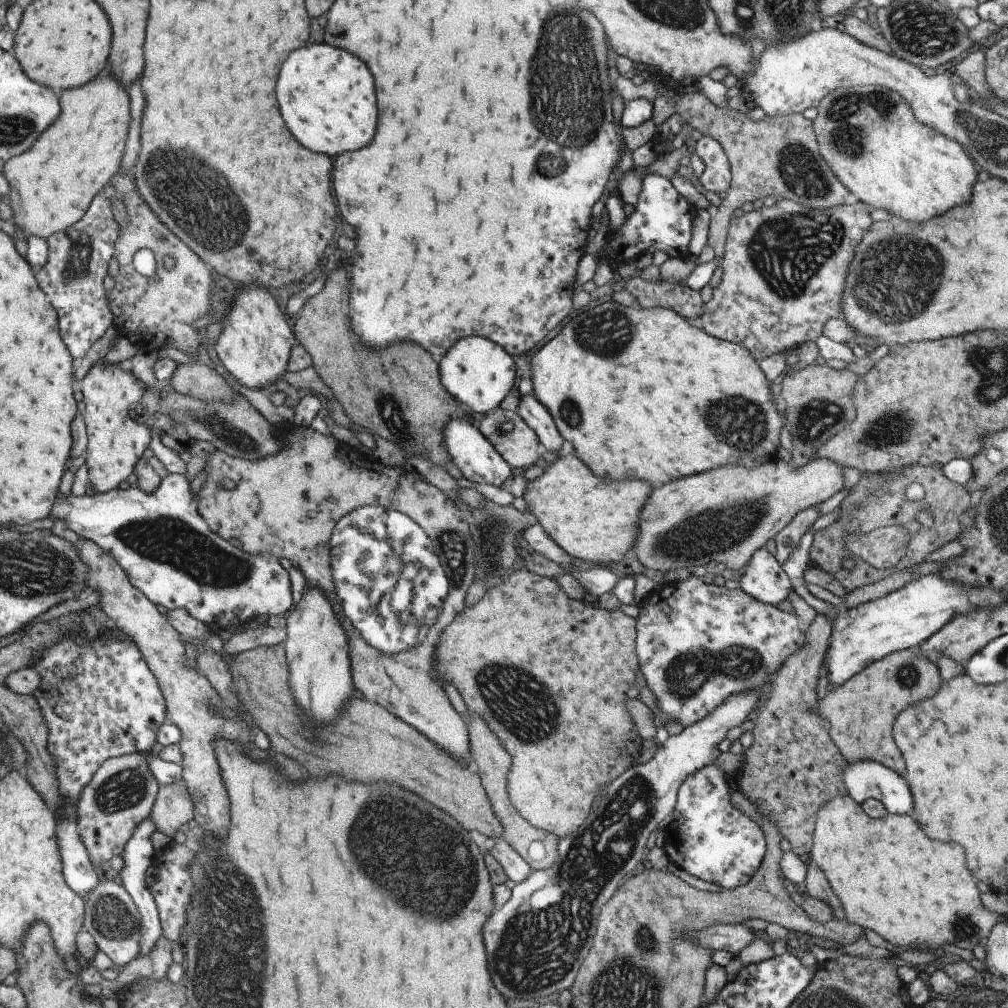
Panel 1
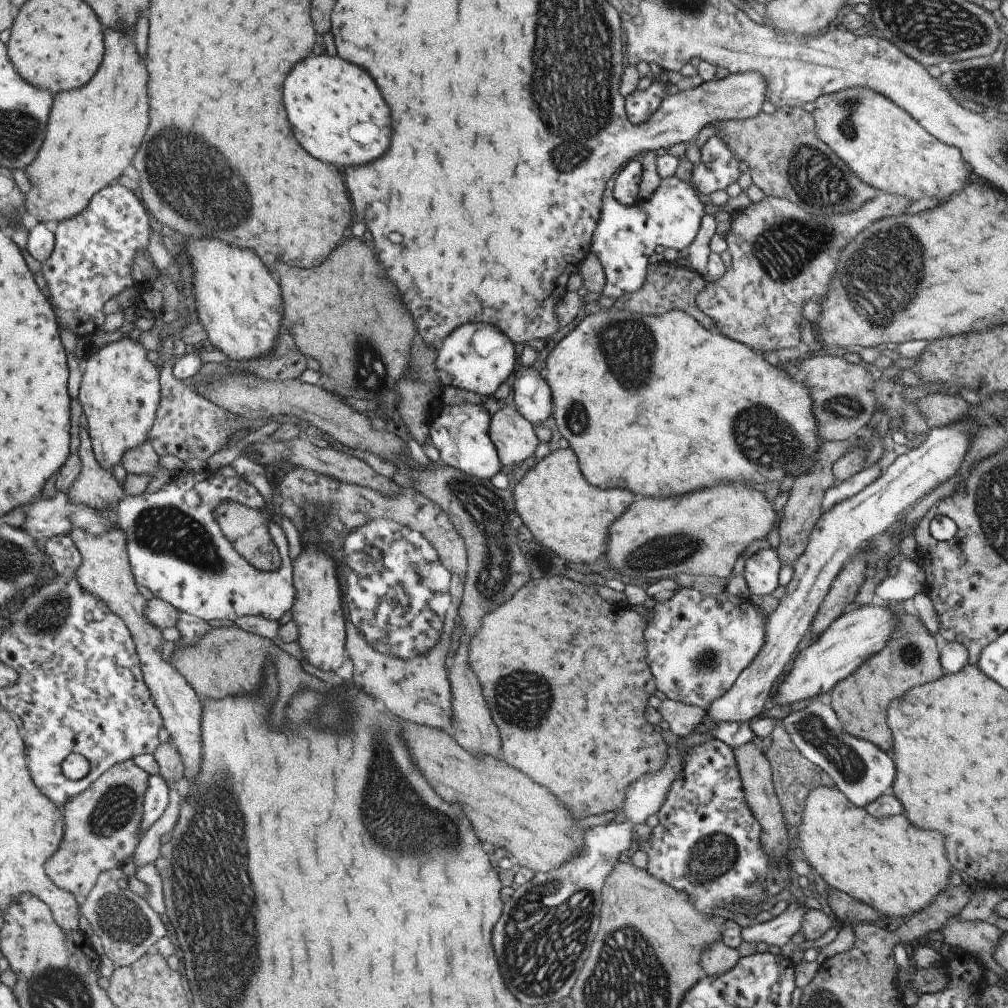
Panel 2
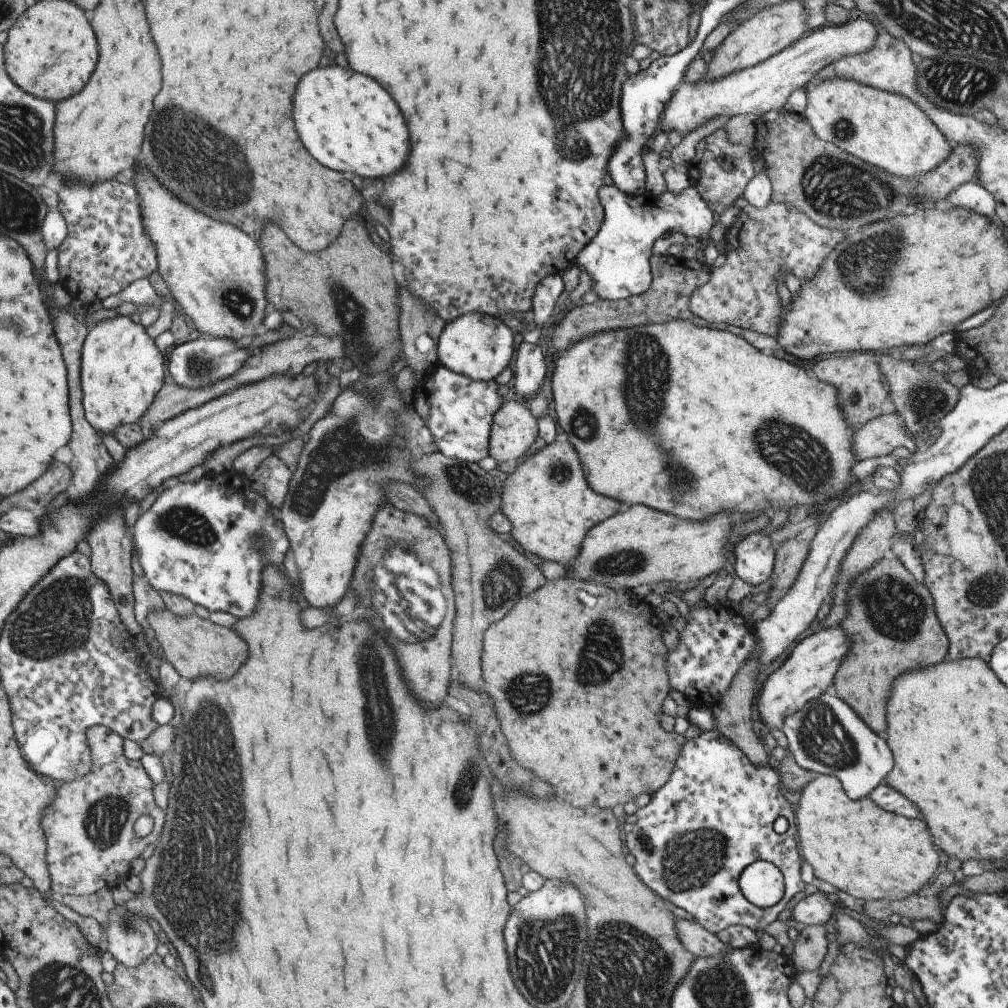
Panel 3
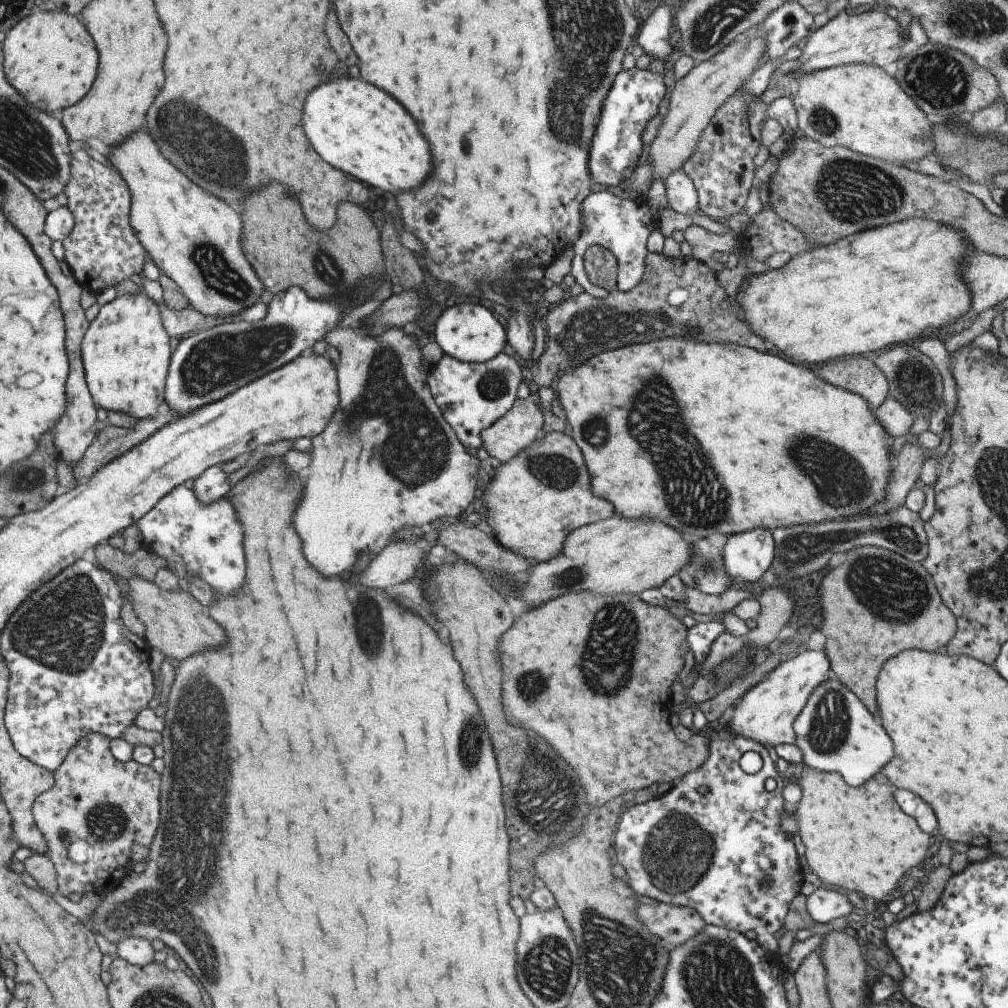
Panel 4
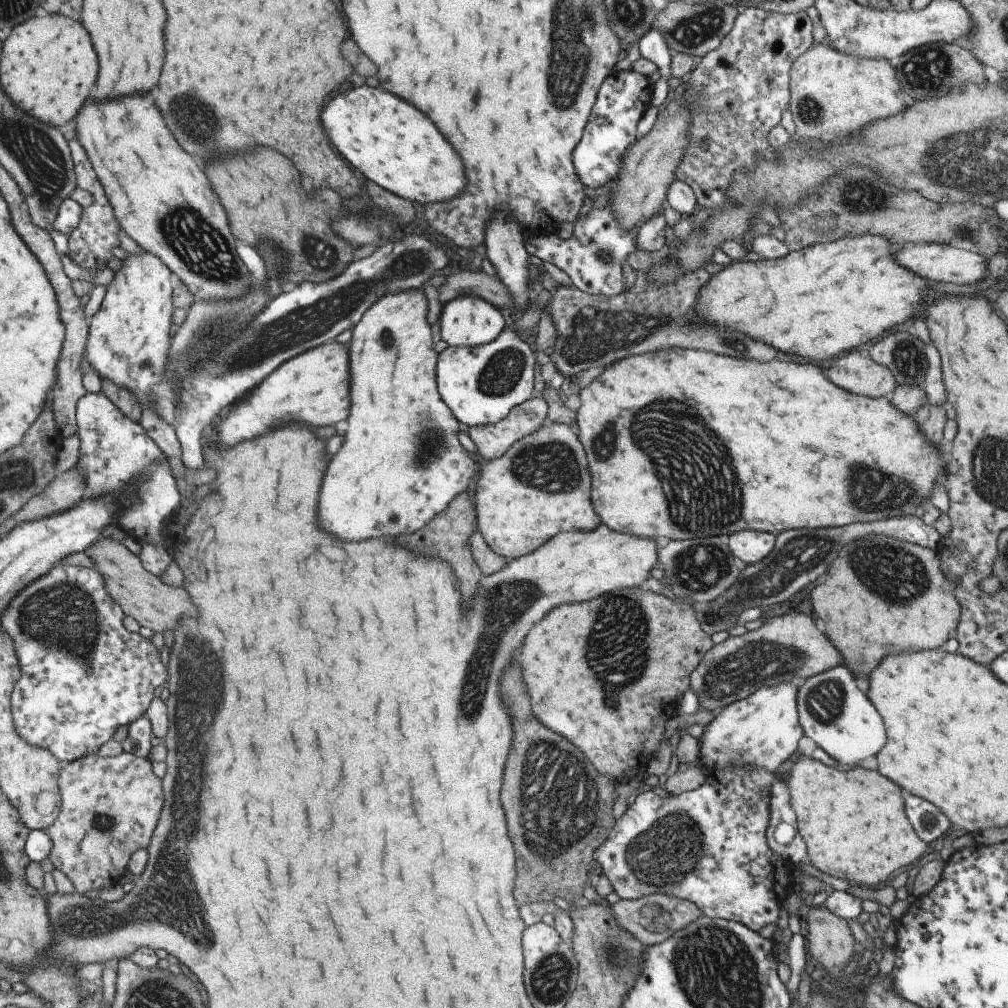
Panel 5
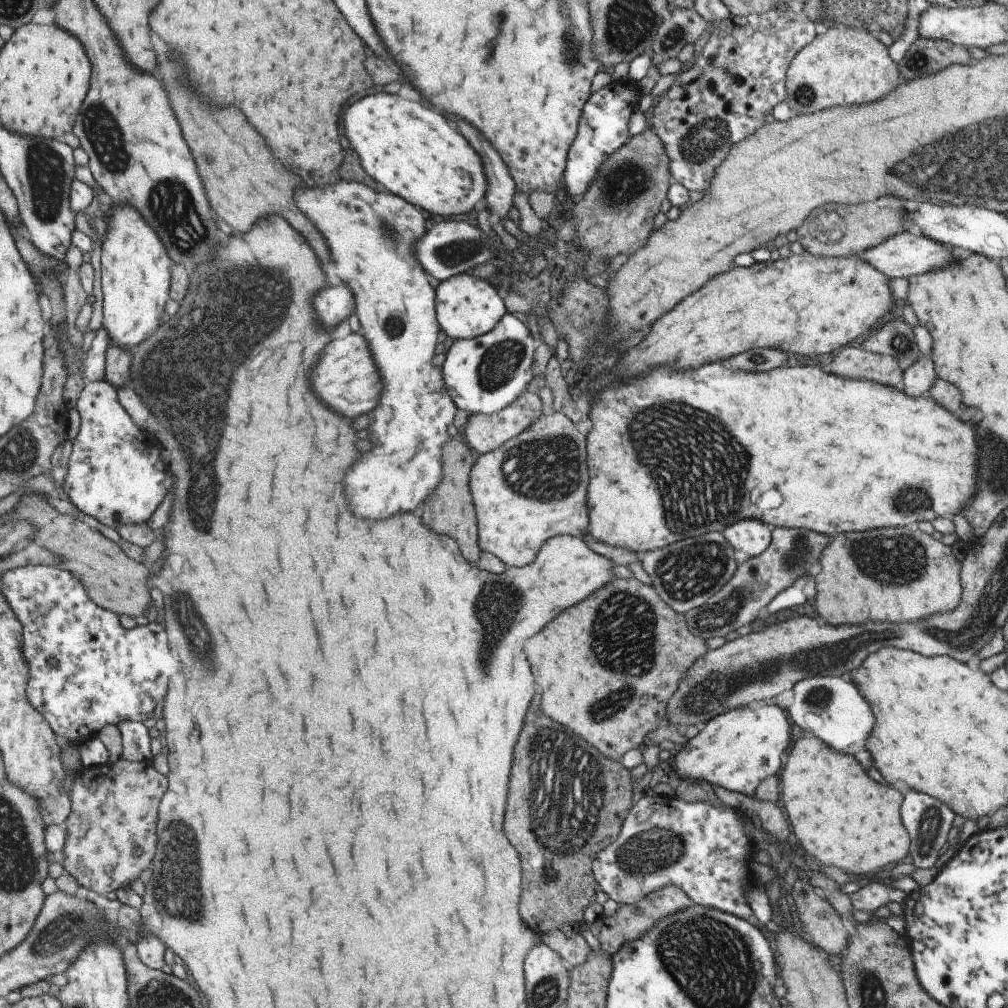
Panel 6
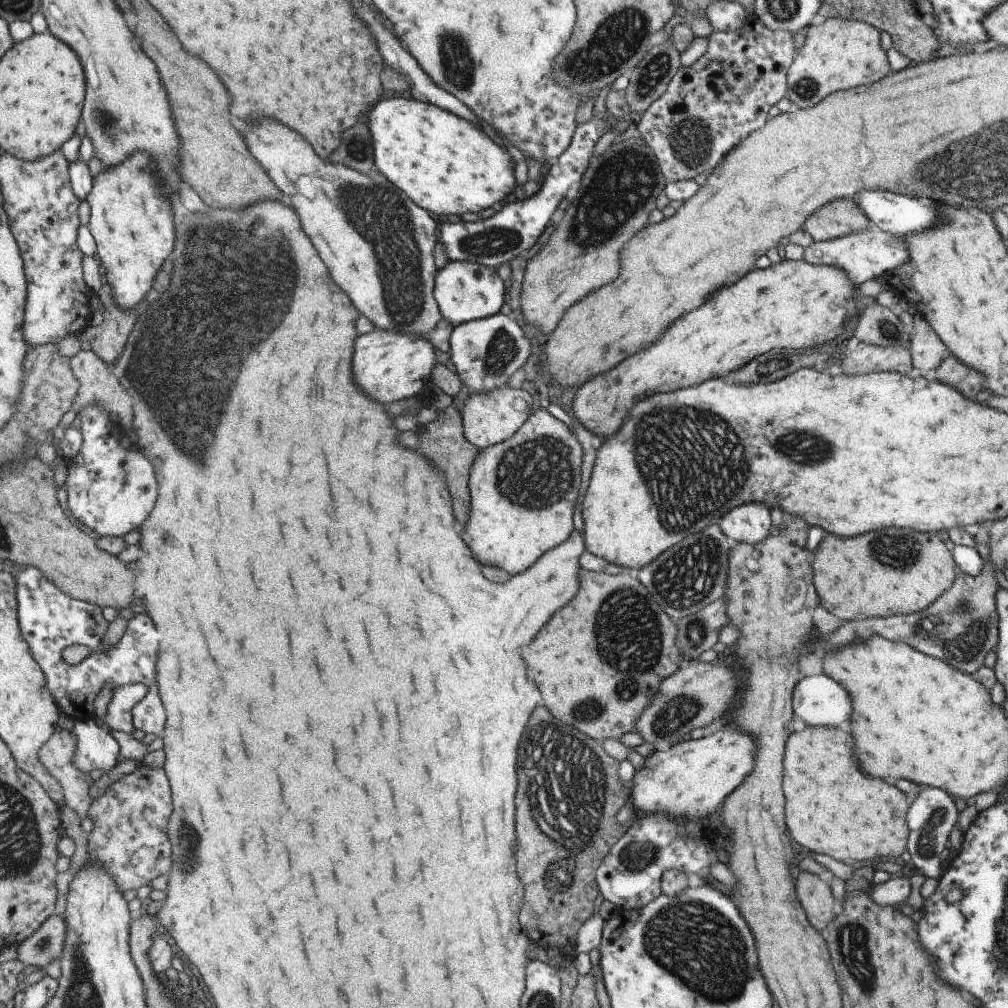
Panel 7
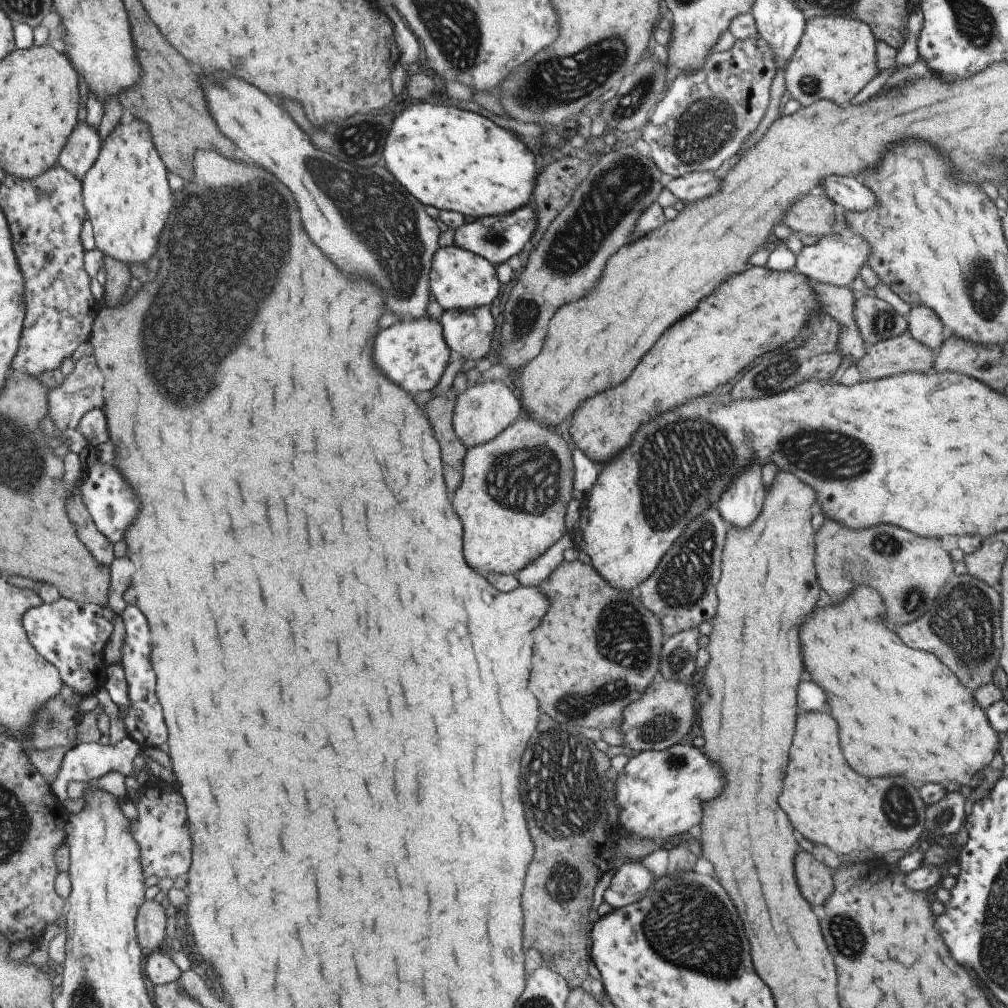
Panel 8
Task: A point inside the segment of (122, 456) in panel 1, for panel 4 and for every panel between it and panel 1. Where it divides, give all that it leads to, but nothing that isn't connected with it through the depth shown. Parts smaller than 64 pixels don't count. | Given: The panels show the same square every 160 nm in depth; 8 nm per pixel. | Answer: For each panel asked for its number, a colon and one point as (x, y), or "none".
2: (119, 394)
3: (123, 371)
4: (127, 351)

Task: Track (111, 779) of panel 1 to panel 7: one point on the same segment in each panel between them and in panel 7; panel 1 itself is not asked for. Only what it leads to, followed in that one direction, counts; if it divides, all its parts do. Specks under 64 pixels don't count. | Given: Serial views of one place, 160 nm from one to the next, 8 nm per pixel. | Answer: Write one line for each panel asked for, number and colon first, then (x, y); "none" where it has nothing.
2: (103, 824)
3: (90, 824)
4: (112, 805)
5: (111, 809)
6: (112, 839)
7: (130, 837)

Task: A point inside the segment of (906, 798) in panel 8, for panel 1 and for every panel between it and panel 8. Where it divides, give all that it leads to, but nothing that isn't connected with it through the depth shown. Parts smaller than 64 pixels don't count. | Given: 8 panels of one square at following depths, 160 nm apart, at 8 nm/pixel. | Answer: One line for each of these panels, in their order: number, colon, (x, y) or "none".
1: (914, 892)
2: (886, 863)
3: (854, 845)
4: (856, 838)
5: (851, 820)
6: (836, 813)
7: (830, 807)

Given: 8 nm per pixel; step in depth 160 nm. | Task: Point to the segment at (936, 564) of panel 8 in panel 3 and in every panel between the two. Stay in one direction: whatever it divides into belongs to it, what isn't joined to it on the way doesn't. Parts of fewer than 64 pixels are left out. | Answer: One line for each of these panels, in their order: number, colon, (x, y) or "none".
3: (890, 620)
4: (875, 604)
5: (893, 596)
6: (901, 575)
7: (894, 571)

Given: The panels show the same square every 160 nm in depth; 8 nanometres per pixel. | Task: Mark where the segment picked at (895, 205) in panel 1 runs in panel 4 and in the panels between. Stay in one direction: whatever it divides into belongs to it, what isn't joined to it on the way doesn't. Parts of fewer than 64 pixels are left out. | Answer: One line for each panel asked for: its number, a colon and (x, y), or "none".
2: (885, 146)
3: (888, 131)
4: (859, 106)

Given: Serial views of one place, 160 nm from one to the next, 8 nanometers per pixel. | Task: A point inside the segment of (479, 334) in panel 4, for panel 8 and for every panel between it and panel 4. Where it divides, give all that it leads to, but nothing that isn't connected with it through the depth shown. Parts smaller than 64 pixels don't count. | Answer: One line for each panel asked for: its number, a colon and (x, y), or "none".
5: (467, 320)
6: (466, 307)
7: (465, 291)
8: (461, 280)

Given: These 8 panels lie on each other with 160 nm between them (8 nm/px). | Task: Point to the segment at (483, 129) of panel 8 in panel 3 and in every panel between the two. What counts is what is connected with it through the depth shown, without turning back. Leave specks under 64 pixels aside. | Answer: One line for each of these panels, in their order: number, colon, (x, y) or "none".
3: (349, 121)
4: (363, 131)
5: (388, 140)
6: (410, 150)
7: (443, 163)

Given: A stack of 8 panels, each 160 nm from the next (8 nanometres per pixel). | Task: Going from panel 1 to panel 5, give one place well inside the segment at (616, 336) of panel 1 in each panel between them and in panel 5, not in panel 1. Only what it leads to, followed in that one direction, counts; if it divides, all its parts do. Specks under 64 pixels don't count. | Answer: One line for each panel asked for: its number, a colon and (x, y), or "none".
2: (682, 408)
3: (700, 420)
4: (760, 422)
5: (789, 432)

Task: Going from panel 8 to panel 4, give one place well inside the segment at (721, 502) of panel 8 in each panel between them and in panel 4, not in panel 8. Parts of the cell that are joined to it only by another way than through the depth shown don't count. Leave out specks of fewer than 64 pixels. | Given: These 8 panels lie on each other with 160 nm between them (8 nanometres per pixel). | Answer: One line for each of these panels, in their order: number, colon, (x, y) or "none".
4: (748, 554)
5: (749, 546)
6: (752, 537)
7: (749, 522)

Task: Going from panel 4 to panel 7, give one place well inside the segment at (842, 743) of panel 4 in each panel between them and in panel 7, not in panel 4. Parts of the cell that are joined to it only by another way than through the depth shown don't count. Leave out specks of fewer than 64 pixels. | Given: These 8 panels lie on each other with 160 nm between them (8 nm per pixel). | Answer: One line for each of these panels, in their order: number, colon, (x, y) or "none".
5: (840, 719)
6: (830, 708)
7: (817, 700)

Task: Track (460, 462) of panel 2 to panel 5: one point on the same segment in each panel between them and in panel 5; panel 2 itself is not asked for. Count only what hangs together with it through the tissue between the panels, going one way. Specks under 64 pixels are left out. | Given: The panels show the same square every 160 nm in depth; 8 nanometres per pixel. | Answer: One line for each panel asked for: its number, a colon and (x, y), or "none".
3: (459, 410)
4: (472, 396)
5: (480, 384)

